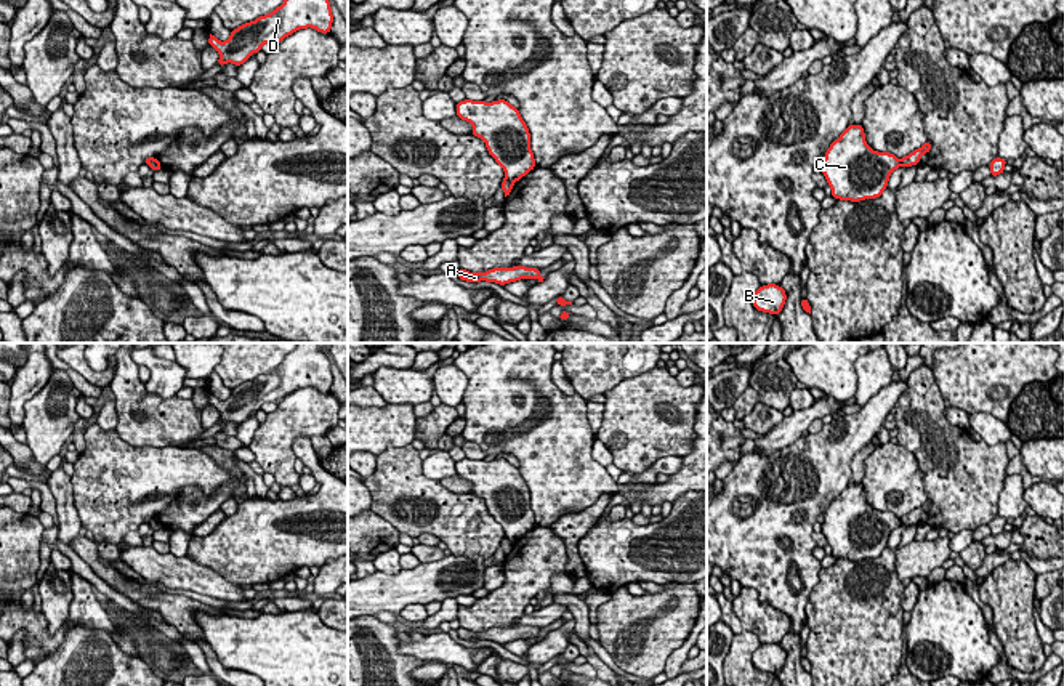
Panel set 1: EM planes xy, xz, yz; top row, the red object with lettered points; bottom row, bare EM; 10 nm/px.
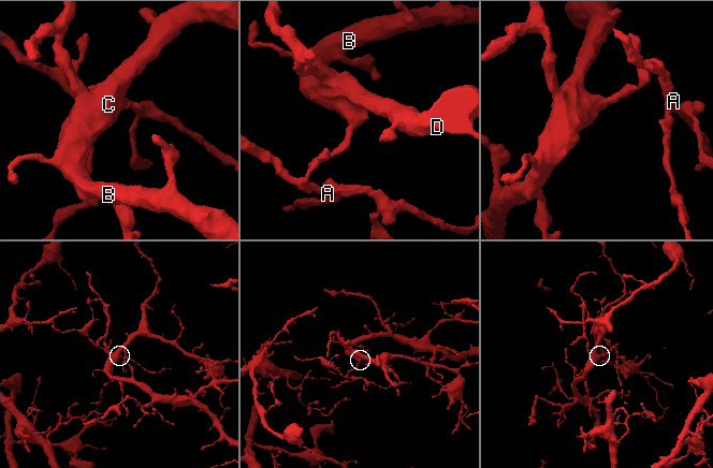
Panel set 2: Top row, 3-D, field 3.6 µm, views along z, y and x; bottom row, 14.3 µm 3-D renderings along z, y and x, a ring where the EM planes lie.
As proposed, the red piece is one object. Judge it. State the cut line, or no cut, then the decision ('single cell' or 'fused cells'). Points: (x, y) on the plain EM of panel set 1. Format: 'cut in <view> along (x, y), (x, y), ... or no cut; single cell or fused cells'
cut in yz along (901, 518), (902, 523); fused cells

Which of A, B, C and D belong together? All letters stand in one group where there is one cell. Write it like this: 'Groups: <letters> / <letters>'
Groups: A / B C D

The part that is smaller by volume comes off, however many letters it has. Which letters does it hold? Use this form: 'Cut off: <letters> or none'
Cut off: A

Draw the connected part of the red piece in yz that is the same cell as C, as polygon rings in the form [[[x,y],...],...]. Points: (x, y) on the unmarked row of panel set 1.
[[[849,482],[824,516],[822,534],[832,556],[851,561],[880,556],[891,532],[902,526],[894,513],[873,510],[867,503],[862,482]]]

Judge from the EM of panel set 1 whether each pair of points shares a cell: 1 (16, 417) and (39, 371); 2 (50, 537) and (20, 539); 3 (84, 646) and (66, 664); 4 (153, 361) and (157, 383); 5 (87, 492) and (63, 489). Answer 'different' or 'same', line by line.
1: same
2: different
3: same
4: same
5: different

